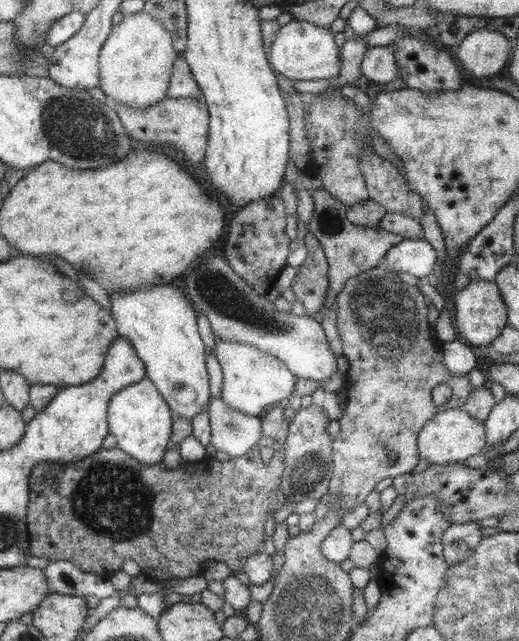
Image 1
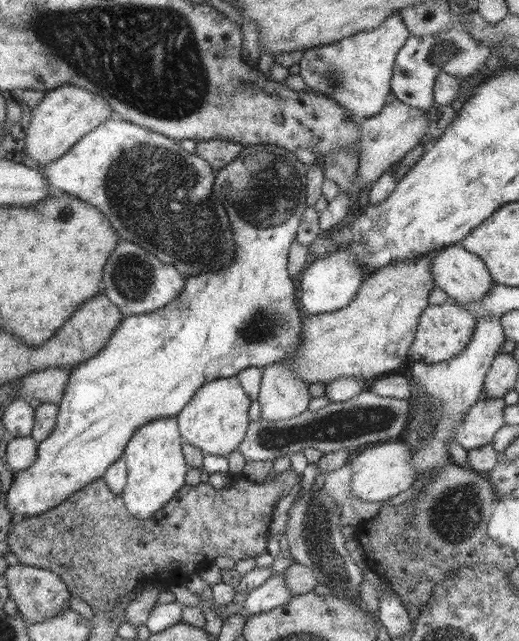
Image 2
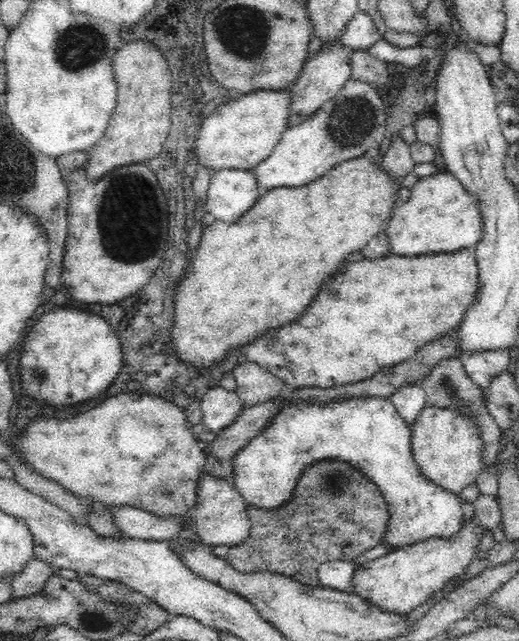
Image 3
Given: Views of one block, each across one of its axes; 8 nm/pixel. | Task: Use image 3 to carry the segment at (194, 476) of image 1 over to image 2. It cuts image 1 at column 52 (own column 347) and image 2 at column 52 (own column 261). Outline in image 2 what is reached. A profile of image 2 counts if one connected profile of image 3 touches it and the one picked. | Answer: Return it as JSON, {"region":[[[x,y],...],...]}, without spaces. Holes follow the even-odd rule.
{"region":[[[289,469],[287,472],[275,476],[274,479],[269,479],[268,482],[264,482],[264,484],[255,484],[244,478],[244,480],[235,480],[233,484],[229,484],[229,486],[225,486],[225,488],[221,488],[221,490],[215,490],[213,486],[209,486],[209,484],[201,480],[201,482],[195,486],[185,484],[179,488],[179,490],[173,494],[172,498],[169,498],[167,504],[165,504],[161,510],[157,510],[151,518],[147,518],[147,520],[137,520],[137,518],[133,518],[133,516],[127,512],[121,496],[113,494],[113,492],[109,490],[109,486],[107,486],[101,478],[72,492],[71,496],[62,500],[56,507],[47,509],[47,511],[36,514],[33,517],[26,517],[13,524],[12,529],[9,529],[7,532],[6,544],[9,552],[15,555],[19,563],[44,568],[55,573],[66,584],[66,589],[69,591],[70,596],[81,598],[89,605],[93,614],[99,614],[100,612],[109,611],[112,606],[115,605],[115,602],[117,602],[117,596],[123,596],[123,594],[127,594],[129,590],[133,590],[144,576],[153,576],[155,580],[169,580],[169,582],[171,582],[171,576],[173,576],[173,580],[179,580],[179,576],[181,576],[181,580],[183,580],[183,576],[187,578],[187,576],[190,576],[189,572],[193,572],[193,570],[197,570],[200,566],[212,562],[213,559],[219,555],[225,555],[237,561],[245,560],[245,558],[255,559],[256,555],[265,553],[265,546],[267,546],[265,537],[268,534],[269,523],[272,518],[271,512],[273,512],[277,501],[281,499],[288,490],[291,490],[296,483],[299,483],[301,479],[302,476],[300,474]]]}

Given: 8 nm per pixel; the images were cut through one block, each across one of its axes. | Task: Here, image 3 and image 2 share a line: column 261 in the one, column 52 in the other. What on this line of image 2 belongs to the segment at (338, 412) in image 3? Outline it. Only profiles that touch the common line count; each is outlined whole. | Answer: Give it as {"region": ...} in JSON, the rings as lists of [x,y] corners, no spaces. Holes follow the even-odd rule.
{"region":[[[256,144],[247,145],[241,149],[241,152],[235,158],[227,163],[223,168],[216,171],[214,177],[213,194],[221,201],[223,208],[229,216],[231,222],[231,229],[233,229],[233,241],[235,241],[235,254],[233,260],[213,272],[201,272],[195,276],[187,276],[185,284],[177,297],[165,304],[164,308],[159,307],[156,311],[126,316],[121,319],[117,328],[111,333],[109,341],[95,354],[85,362],[72,368],[69,379],[65,385],[65,391],[58,405],[58,414],[55,422],[55,428],[51,430],[47,438],[43,438],[41,442],[37,443],[37,458],[33,464],[26,470],[18,471],[13,474],[13,484],[5,494],[5,507],[13,514],[22,514],[26,517],[33,517],[36,514],[47,511],[47,509],[56,507],[62,500],[71,496],[72,492],[83,488],[83,486],[101,479],[106,472],[106,469],[114,464],[123,454],[123,449],[131,434],[137,430],[137,427],[157,420],[159,418],[177,417],[179,412],[184,408],[189,400],[195,395],[198,388],[203,384],[221,378],[228,378],[236,376],[241,370],[253,366],[255,368],[263,368],[265,366],[279,363],[284,358],[290,358],[296,351],[298,340],[300,340],[301,319],[303,313],[298,308],[296,302],[297,285],[296,279],[288,274],[286,268],[287,255],[289,252],[289,245],[293,240],[296,240],[297,227],[299,221],[303,216],[303,211],[306,207],[305,198],[305,184],[306,184],[306,166],[297,160],[293,151],[289,151],[283,147],[277,147],[274,144]]]}

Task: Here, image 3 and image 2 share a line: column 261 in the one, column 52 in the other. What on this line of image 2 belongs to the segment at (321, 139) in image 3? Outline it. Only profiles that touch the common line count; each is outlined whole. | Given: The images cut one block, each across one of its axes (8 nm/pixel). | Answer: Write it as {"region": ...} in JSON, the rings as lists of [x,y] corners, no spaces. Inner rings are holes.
{"region":[[[113,116],[81,137],[63,156],[43,164],[43,167],[43,175],[53,191],[73,194],[91,204],[109,220],[119,238],[141,246],[159,262],[175,266],[185,278],[219,270],[233,260],[233,229],[229,226],[221,201],[212,189],[216,171],[195,153],[184,152],[176,140]]]}

